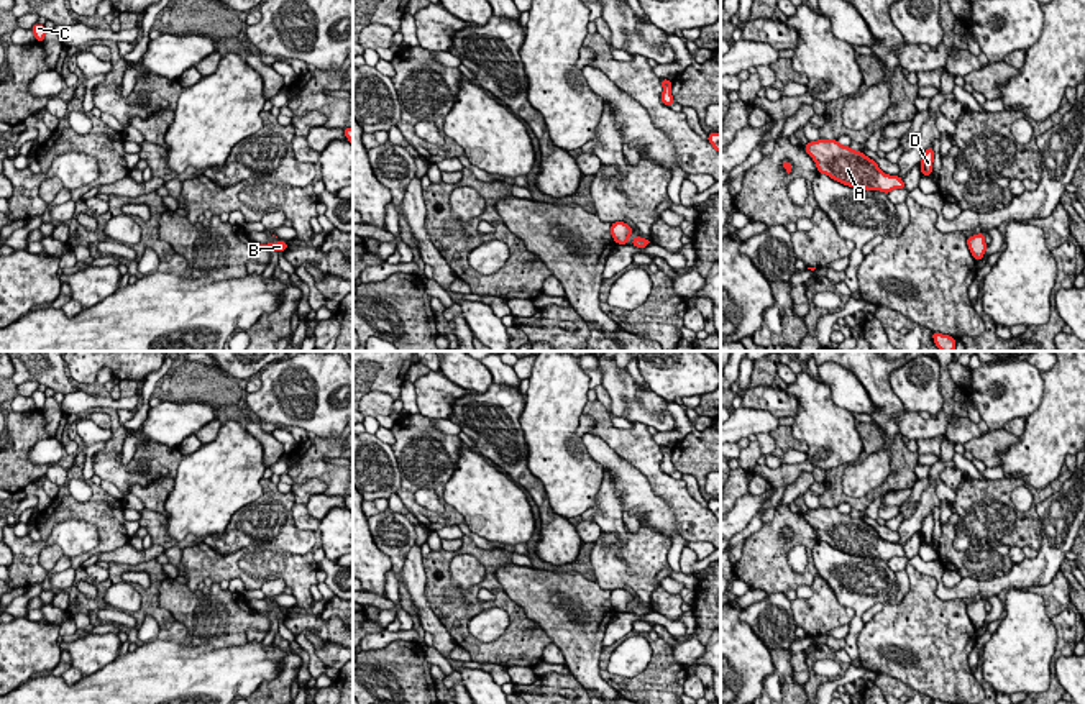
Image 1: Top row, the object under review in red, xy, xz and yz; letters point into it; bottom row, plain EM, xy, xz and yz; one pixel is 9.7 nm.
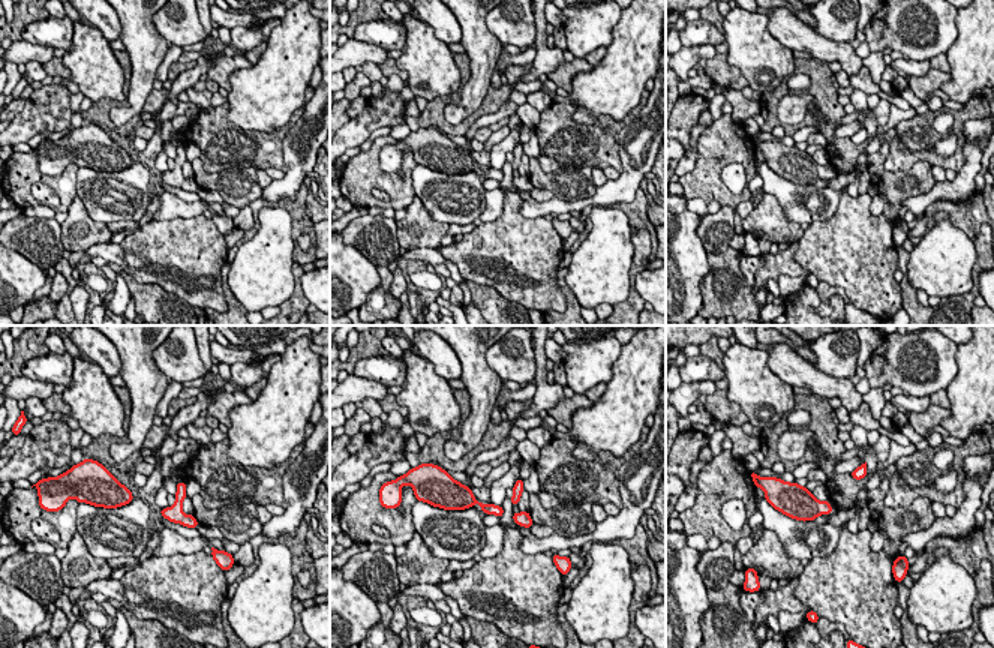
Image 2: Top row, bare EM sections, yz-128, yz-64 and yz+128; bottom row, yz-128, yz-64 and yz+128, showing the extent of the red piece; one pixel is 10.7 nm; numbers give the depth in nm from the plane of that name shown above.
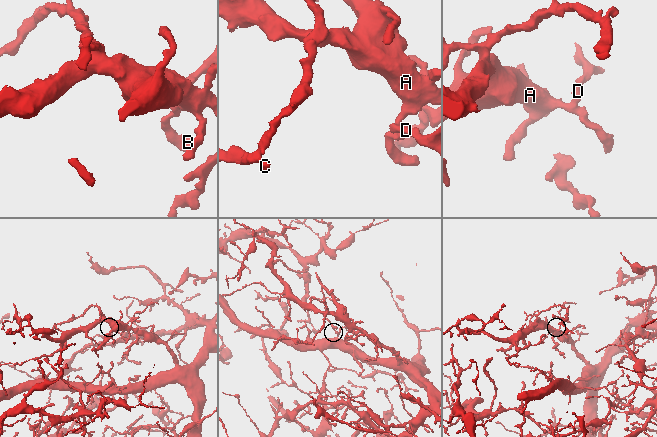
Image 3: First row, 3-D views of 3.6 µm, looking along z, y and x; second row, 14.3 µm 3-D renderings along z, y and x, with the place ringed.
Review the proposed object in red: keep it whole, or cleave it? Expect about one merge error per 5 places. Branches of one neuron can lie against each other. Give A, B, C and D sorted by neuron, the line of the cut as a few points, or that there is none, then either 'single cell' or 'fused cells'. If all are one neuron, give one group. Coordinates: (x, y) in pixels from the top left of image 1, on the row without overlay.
A B C D | no cut | single cell

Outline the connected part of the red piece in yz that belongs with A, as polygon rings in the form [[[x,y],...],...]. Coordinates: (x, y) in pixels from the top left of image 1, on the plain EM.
[[[837,507],[808,509],[804,519],[816,530],[819,542],[844,553],[883,561],[906,556],[900,543],[885,542],[873,527],[850,514],[842,514]]]

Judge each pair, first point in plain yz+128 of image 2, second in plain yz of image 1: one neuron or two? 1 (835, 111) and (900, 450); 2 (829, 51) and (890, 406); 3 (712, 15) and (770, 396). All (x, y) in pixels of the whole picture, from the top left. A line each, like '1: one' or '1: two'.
1: one
2: two
3: two

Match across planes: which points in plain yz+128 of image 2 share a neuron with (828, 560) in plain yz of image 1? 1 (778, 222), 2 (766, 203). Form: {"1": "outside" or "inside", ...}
{"1": "outside", "2": "outside"}

